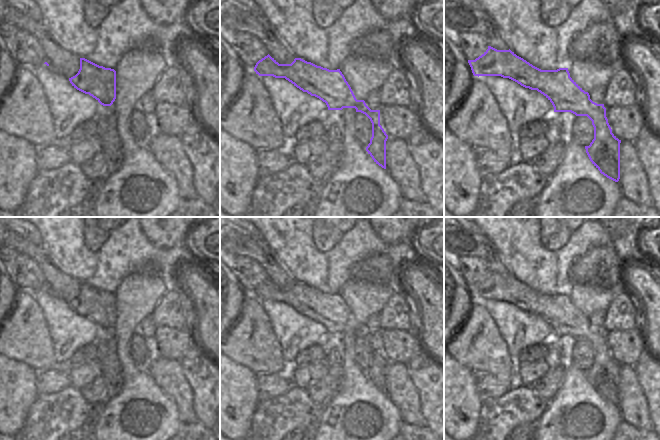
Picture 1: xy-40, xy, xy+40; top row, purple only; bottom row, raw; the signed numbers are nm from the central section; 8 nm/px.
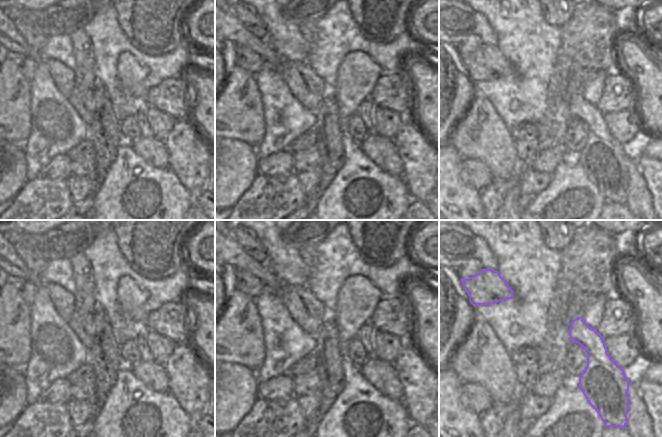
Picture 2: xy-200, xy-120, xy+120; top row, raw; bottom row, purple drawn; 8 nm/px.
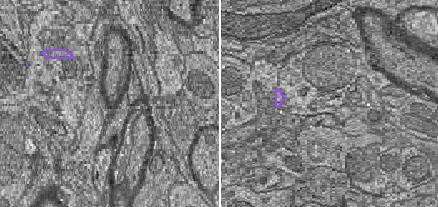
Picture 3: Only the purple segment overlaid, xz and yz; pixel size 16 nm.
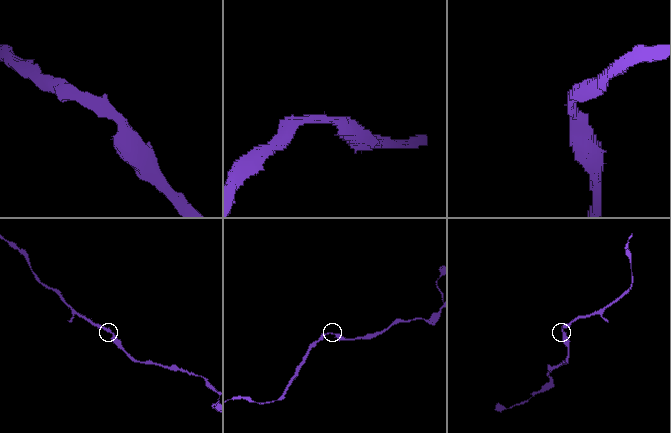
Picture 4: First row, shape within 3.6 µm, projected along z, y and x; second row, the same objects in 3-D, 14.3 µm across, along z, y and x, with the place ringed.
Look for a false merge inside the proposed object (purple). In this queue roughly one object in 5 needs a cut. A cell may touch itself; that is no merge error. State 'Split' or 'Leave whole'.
Leave whole.

